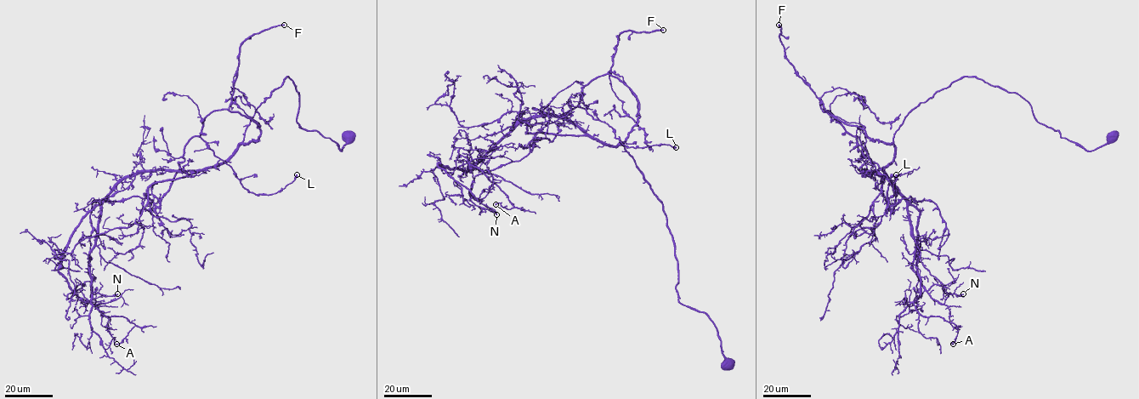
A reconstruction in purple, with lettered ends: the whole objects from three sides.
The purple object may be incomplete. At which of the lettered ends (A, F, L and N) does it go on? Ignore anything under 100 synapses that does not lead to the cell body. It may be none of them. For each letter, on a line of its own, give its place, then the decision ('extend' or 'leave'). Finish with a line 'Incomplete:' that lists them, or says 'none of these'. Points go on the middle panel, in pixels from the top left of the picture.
A: place (495, 204); leave
F: place (663, 30); extend
L: place (676, 147); leave
N: place (496, 214); leave
Incomplete: F

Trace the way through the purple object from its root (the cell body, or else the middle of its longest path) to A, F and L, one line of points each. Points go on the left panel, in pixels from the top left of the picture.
A: (348, 139), (299, 127), (287, 76), (223, 162), (123, 178), (89, 261), (92, 303), (134, 324), (116, 344)
F: (348, 139), (342, 151), (299, 127), (287, 76), (243, 142), (260, 130), (232, 101), (240, 45), (284, 25)
L: (348, 139), (299, 127), (288, 76), (256, 140), (236, 111), (206, 116), (250, 191), (297, 174)

